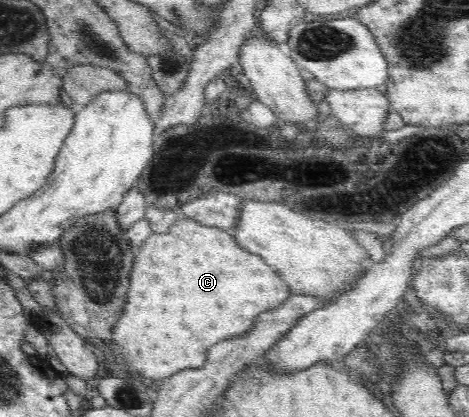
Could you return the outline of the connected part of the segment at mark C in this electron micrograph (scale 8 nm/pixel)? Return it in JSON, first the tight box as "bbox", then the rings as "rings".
{"bbox":[106,216,292,385],"rings":[[[180,216],[170,230],[165,233],[152,233],[144,242],[139,246],[135,253],[134,268],[132,268],[132,276],[130,276],[130,288],[128,288],[128,300],[124,304],[124,312],[120,314],[120,320],[114,324],[114,330],[111,331],[110,341],[106,343],[111,346],[112,354],[116,359],[114,370],[118,370],[121,374],[129,377],[135,377],[146,385],[150,379],[165,379],[177,372],[189,368],[200,368],[206,358],[206,350],[216,344],[222,342],[226,338],[237,337],[244,334],[254,326],[254,320],[260,312],[270,312],[278,306],[282,306],[284,301],[292,296],[292,292],[288,284],[282,280],[280,275],[261,257],[257,254],[252,254],[244,250],[241,246],[236,244],[234,237],[229,231],[224,229],[204,226],[202,223],[195,221],[192,218]]]}

